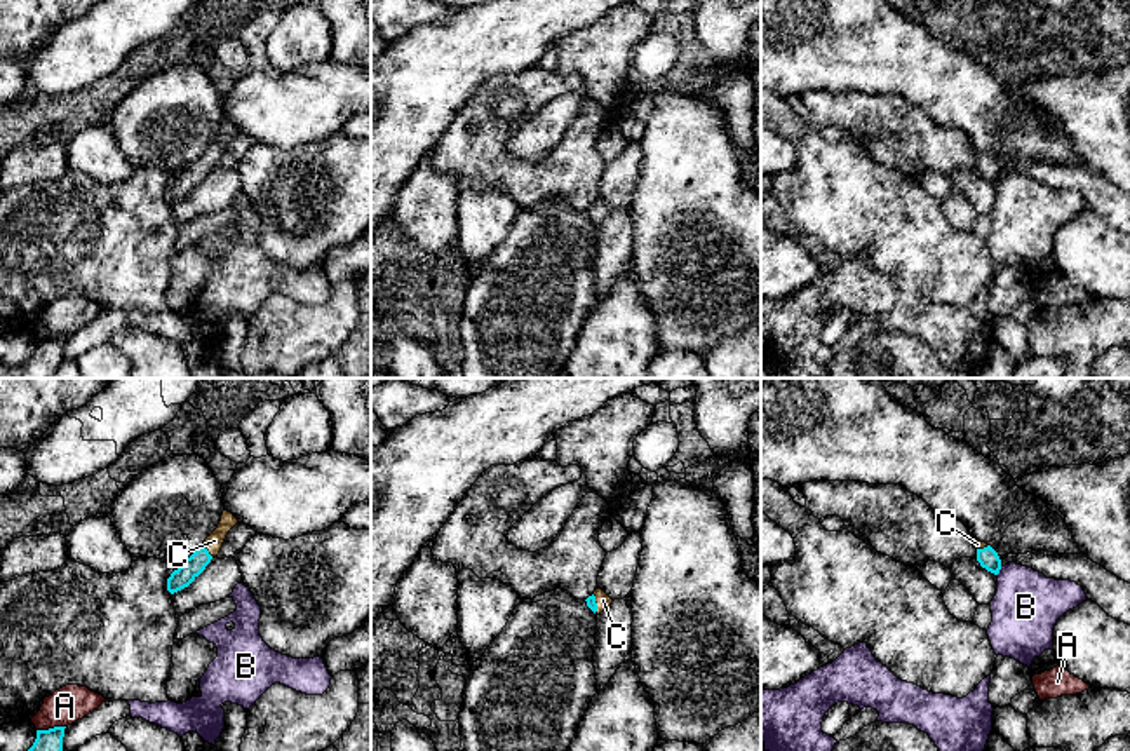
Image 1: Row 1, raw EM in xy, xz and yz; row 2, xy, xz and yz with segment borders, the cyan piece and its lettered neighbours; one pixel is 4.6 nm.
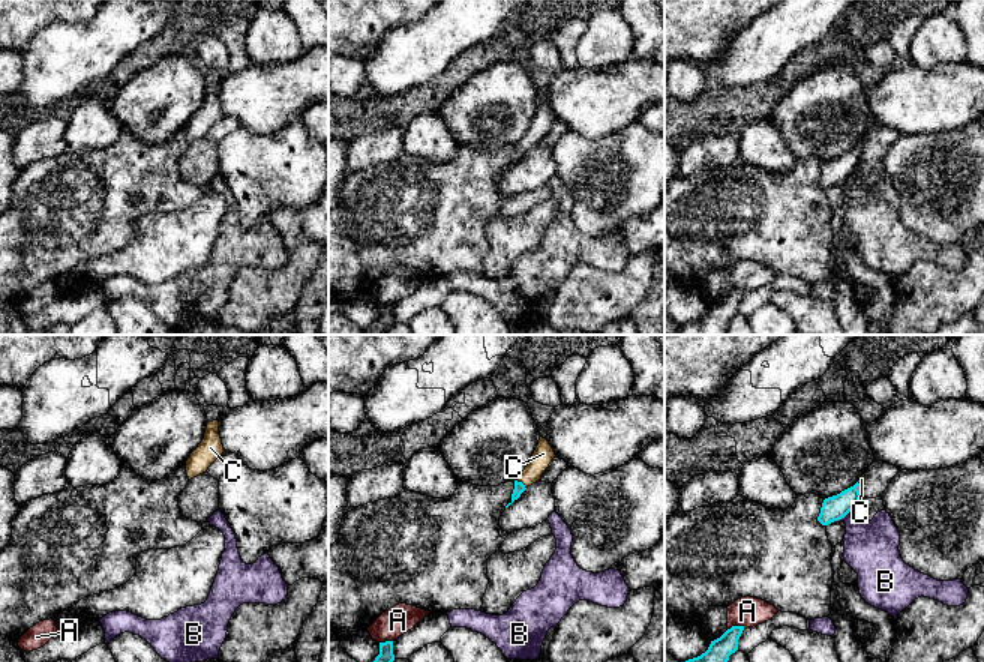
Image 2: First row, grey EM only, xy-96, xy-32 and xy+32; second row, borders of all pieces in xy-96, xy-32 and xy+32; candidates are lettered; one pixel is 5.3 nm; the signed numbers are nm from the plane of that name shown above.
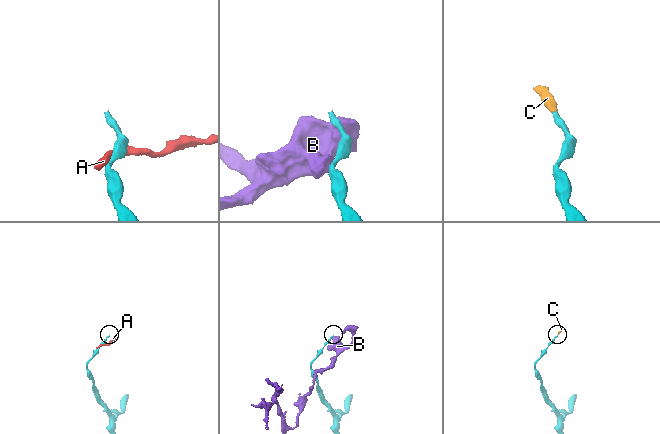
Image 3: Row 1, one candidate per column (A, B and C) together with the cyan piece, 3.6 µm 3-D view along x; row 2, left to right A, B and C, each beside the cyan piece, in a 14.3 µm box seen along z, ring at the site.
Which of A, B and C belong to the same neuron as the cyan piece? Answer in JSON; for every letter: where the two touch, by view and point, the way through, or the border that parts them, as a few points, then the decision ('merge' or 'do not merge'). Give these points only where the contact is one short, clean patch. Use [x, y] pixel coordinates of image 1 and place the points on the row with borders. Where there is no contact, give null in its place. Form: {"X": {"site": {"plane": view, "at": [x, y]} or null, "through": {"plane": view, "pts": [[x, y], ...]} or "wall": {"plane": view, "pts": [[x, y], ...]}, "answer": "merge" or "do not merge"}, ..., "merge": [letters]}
{"A": {"site": {"plane": "xy", "at": [51, 729]}, "answer": "do not merge"}, "B": {"site": {"plane": "yz", "at": [998, 572]}, "wall": {"plane": "yz", "pts": [[1002, 567], [996, 575]]}, "answer": "do not merge"}, "C": {"site": {"plane": "xy", "at": [208, 551]}, "through": {"plane": "xy", "pts": [[192, 567], [208, 551], [215, 541]]}, "answer": "merge"}, "merge": ["C"]}

